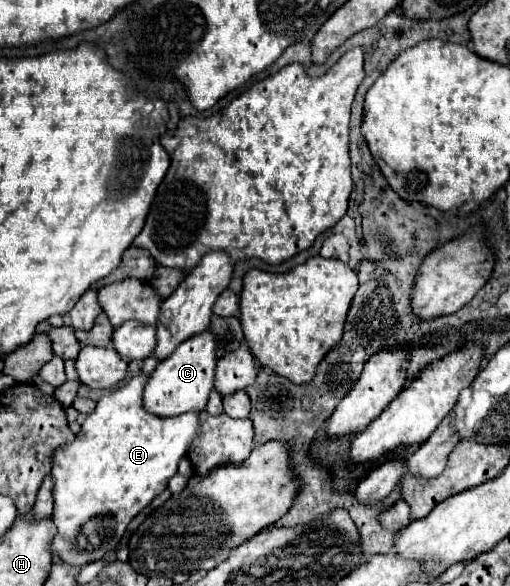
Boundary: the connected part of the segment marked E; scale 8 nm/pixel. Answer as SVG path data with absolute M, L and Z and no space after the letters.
M146 375L132 377L126 385L118 387L112 393L106 393L96 411L86 417L82 423L76 441L60 447L52 455L52 495L54 495L54 513L52 521L56 525L56 535L50 543L52 557L64 561L72 567L82 567L92 561L104 559L126 533L128 523L166 487L170 477L176 473L178 461L186 455L194 435L198 433L198 413L190 411L178 417L156 417L144 411L142 391L146 385Z

